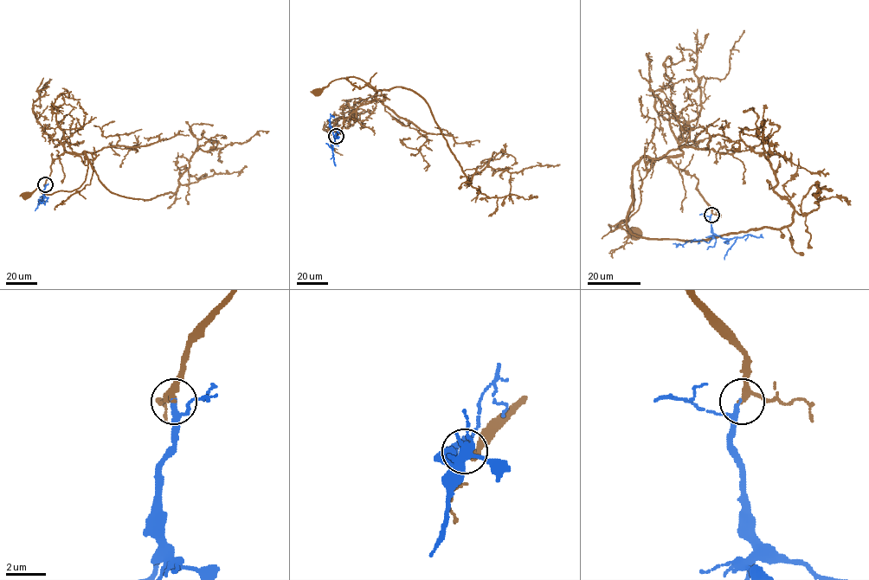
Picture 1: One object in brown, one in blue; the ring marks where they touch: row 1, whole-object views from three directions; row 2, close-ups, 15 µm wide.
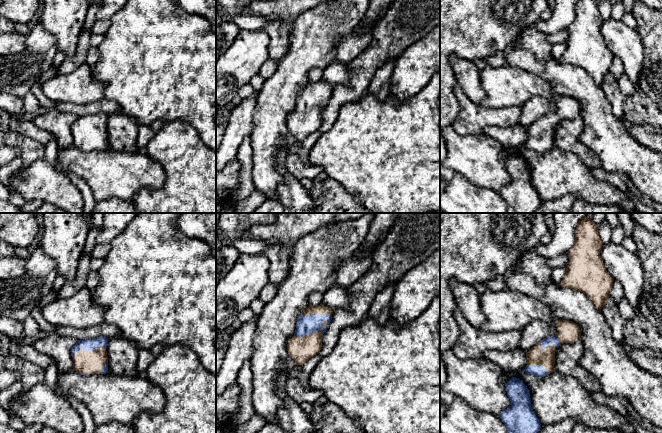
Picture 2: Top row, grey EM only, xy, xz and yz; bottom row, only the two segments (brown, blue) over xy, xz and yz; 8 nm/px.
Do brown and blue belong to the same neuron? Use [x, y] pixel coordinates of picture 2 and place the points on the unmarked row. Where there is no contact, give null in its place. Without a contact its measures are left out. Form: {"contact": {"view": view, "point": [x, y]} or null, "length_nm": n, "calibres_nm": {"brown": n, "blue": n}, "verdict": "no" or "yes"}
{"contact": {"view": "xz", "point": [312, 109]}, "length_nm": 300, "calibres_nm": {"brown": 200, "blue": 150}, "verdict": "yes"}

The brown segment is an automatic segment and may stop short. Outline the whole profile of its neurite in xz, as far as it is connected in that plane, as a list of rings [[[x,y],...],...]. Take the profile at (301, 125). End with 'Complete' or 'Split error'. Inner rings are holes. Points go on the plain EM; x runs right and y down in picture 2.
[[[322,79],[308,82],[299,92],[294,112],[287,120],[287,127],[296,141],[305,140],[322,123],[322,112],[326,108],[333,87]]]. Split error

